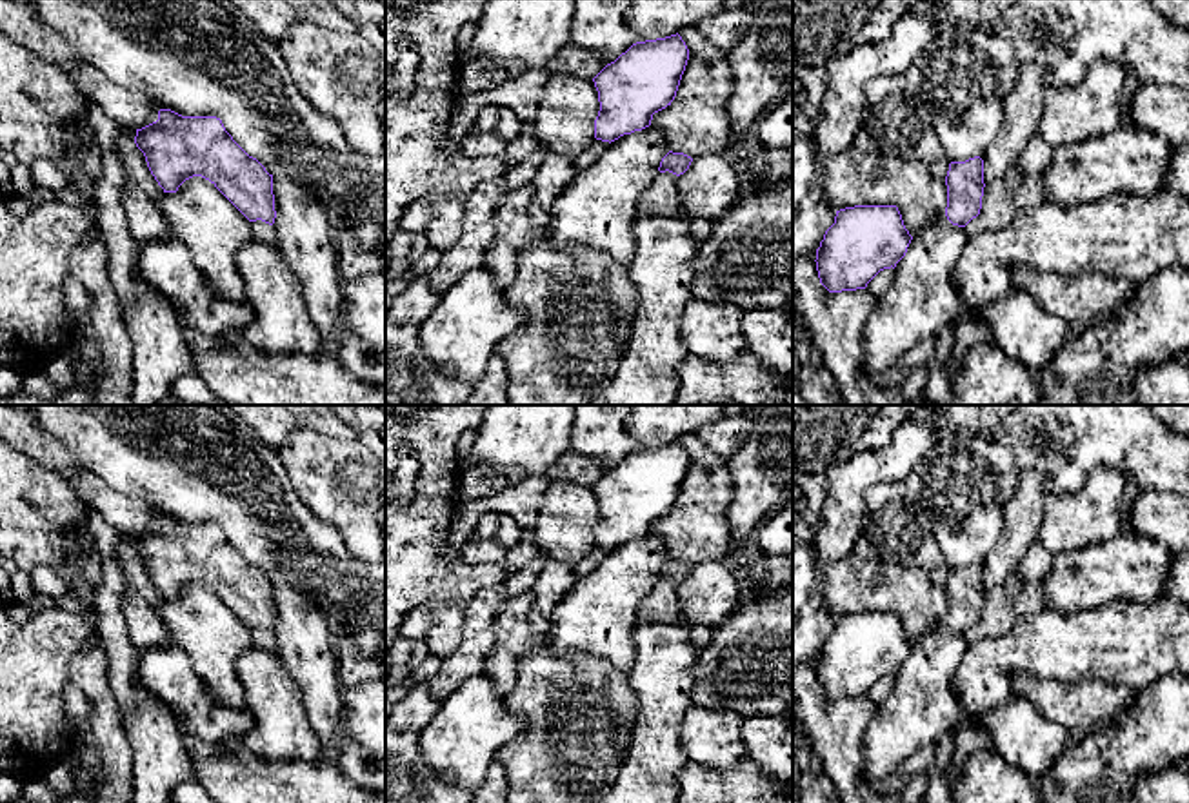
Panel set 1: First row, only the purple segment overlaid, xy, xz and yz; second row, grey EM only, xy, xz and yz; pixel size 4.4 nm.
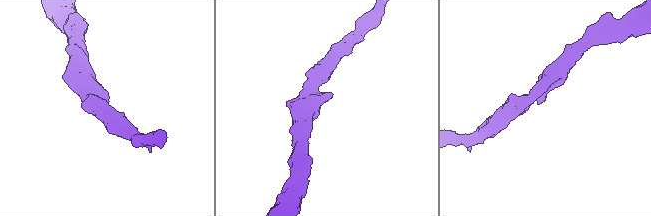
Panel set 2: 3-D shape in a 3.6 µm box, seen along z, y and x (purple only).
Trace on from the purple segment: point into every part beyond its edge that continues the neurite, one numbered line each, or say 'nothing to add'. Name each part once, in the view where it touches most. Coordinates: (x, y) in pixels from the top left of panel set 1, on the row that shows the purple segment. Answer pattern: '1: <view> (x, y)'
nothing to add

